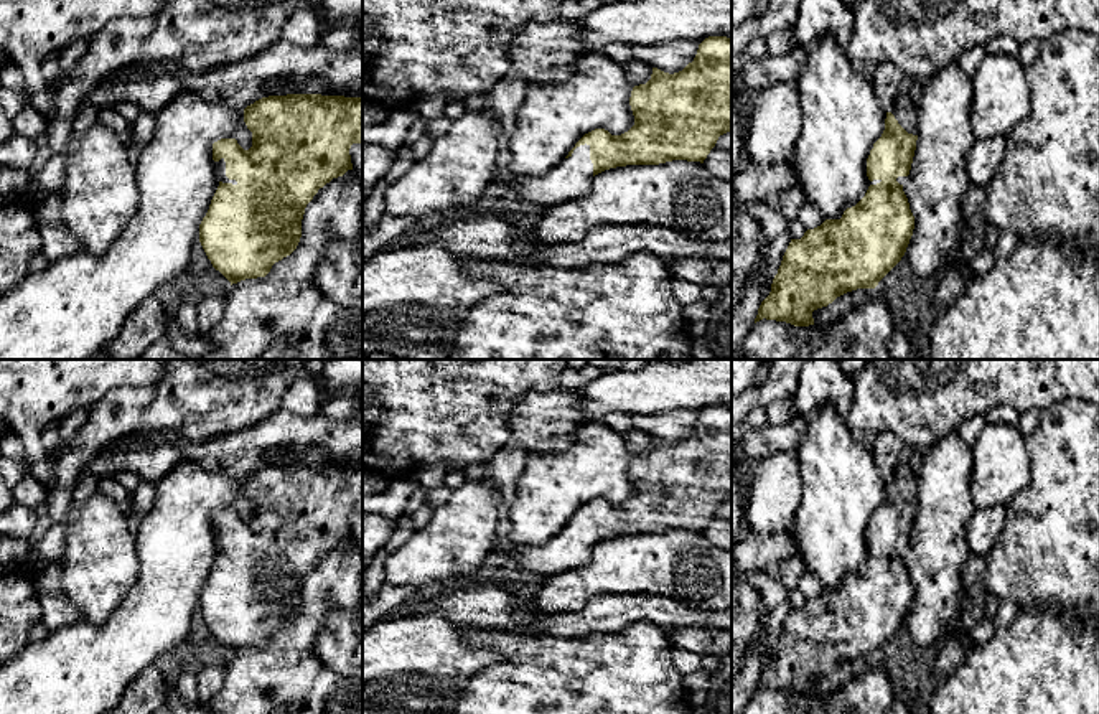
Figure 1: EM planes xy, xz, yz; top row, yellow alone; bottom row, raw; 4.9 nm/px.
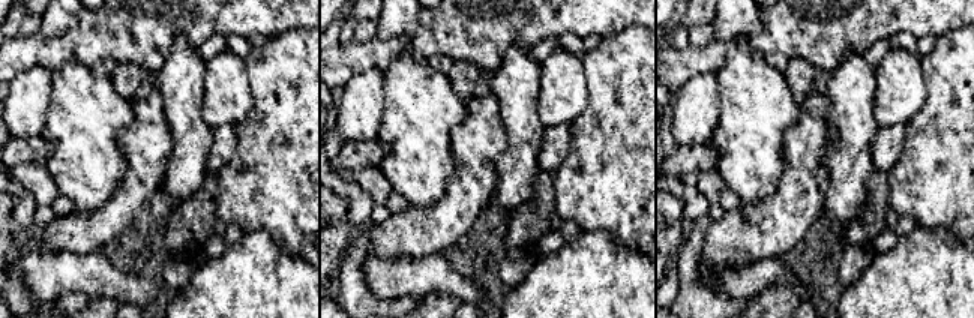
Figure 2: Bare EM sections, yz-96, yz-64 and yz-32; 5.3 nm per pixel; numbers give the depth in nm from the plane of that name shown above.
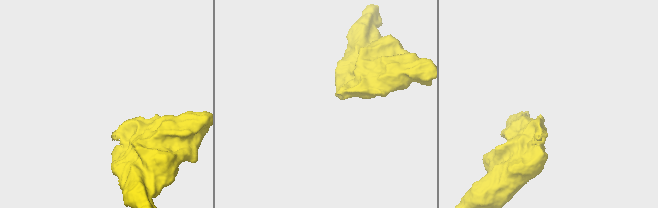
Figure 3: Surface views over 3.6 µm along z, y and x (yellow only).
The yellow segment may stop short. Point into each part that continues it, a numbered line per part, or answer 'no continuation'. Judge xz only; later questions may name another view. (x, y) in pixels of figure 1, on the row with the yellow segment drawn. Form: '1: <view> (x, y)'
1: xz (572, 178)

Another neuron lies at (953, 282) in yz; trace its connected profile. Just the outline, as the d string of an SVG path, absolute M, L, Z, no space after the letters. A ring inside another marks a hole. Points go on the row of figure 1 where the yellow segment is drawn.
M949 267L936 284L934 305L944 310L966 290L970 279L967 269Z

